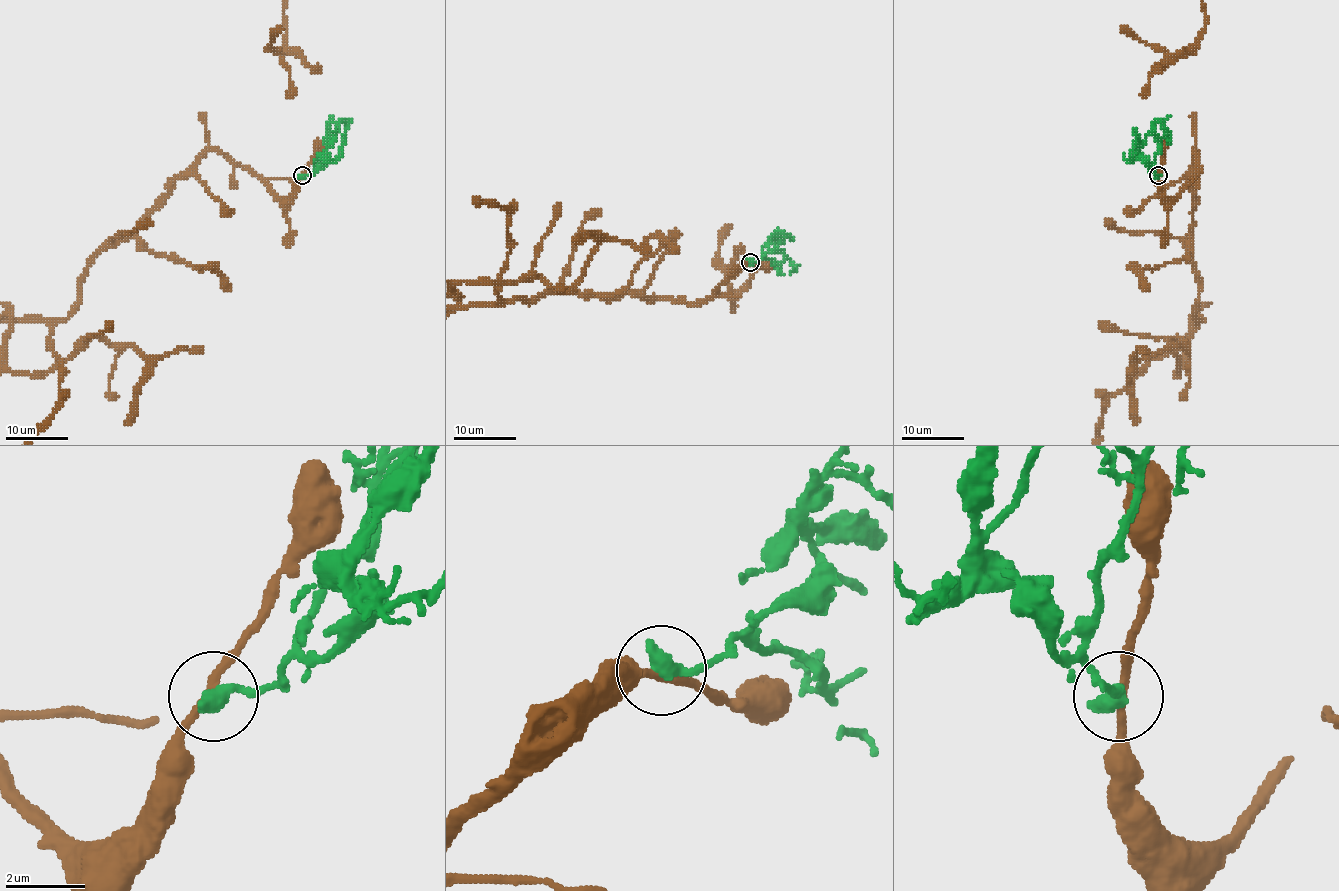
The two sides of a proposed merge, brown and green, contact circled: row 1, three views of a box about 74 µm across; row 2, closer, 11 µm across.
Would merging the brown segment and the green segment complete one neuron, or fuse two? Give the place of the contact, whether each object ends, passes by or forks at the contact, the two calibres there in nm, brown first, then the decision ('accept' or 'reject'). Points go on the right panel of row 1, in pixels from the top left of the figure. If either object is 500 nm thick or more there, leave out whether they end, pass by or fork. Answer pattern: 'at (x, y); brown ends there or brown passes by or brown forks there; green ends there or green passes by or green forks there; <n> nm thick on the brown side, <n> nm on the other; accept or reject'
at (1158, 175); brown passes by; green ends there; 190 nm thick on the brown side, 460 nm on the other; reject

